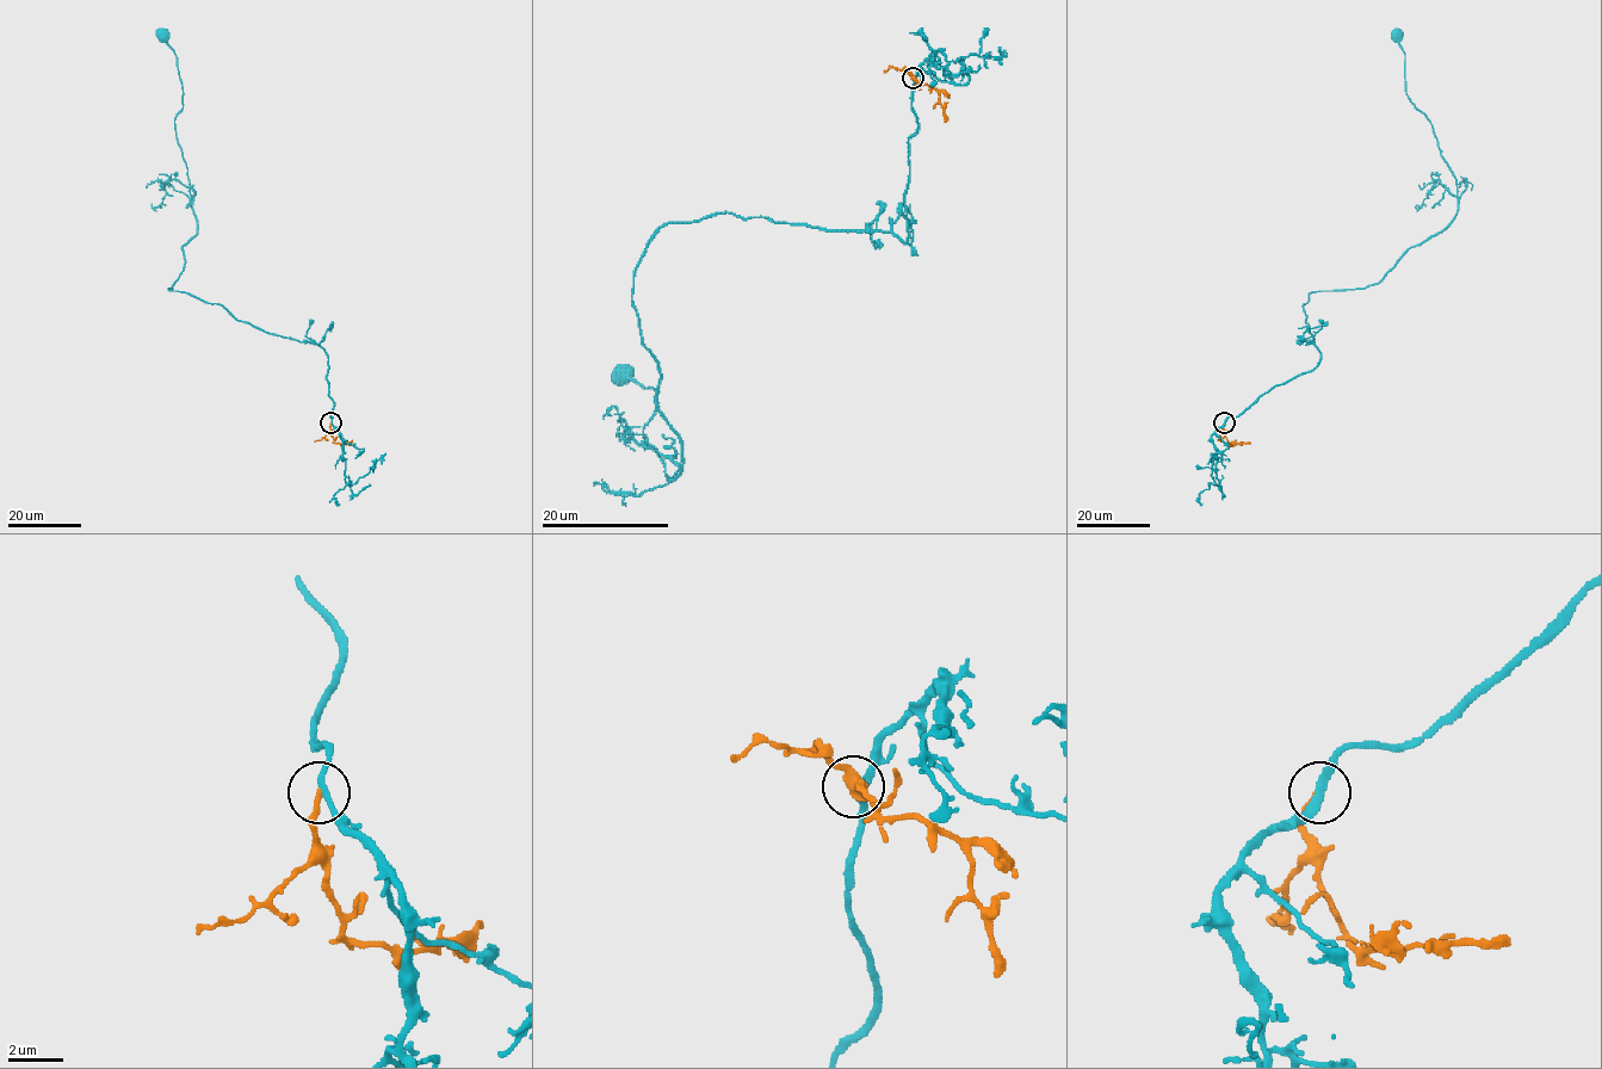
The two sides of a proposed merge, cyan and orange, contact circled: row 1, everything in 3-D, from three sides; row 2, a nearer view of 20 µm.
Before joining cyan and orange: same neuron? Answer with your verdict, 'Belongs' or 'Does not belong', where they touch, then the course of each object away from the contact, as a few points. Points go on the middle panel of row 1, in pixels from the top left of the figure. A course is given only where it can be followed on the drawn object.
Does not belong. Place: (913, 78). Course of cyan: (913, 76), (907, 243), (724, 212), (649, 242), (631, 295), (674, 477), (643, 433), (657, 390), (620, 376). Course of orange: (913, 76), (921, 85), (931, 85), (938, 93), (946, 122)

